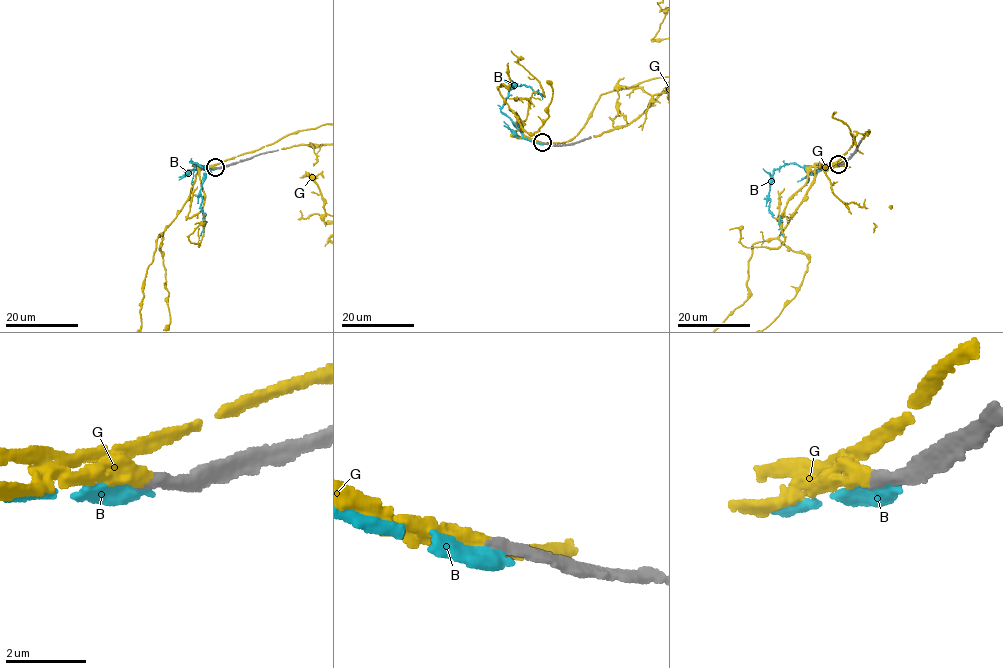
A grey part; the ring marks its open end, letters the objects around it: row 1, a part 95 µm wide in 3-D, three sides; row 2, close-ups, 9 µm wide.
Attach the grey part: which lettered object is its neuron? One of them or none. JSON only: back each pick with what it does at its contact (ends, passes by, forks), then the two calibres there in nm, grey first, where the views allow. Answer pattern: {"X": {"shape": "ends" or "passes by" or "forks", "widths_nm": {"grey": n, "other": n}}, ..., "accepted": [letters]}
{"G": {"shape": "ends", "widths_nm": {"grey": 300, "other": 400}}, "accepted": ["G"]}

